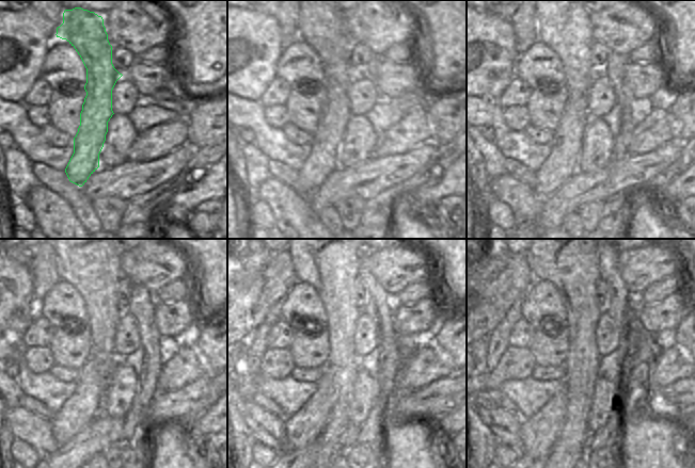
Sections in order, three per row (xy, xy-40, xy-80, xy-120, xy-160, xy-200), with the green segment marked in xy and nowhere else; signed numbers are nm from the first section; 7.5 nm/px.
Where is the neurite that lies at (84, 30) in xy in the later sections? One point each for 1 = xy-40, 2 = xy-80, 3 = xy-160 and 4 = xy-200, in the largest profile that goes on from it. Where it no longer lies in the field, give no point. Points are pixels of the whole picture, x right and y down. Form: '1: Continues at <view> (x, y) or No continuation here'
1: Continues at xy-40 (324, 159)
2: Continues at xy-80 (562, 163)
3: Continues at xy-160 (303, 428)
4: Continues at xy-200 (539, 433).

